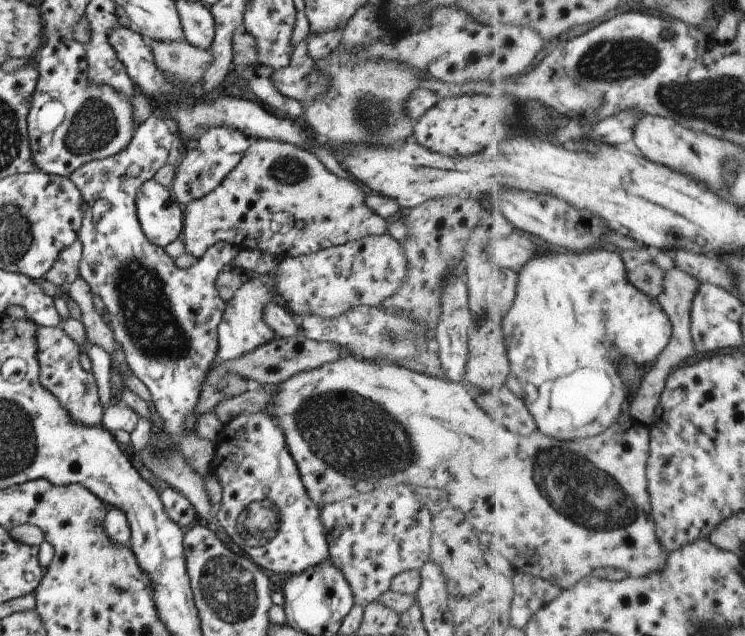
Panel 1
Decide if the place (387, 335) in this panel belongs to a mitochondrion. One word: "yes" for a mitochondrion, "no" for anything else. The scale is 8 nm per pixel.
yes

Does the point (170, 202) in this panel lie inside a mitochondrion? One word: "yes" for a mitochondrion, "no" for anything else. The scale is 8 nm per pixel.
no

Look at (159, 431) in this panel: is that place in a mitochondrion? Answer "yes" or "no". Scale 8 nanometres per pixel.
no

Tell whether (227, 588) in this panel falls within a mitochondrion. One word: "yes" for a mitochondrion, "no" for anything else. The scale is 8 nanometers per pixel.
yes

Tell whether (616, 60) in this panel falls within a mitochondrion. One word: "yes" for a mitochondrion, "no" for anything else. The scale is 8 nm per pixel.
yes

